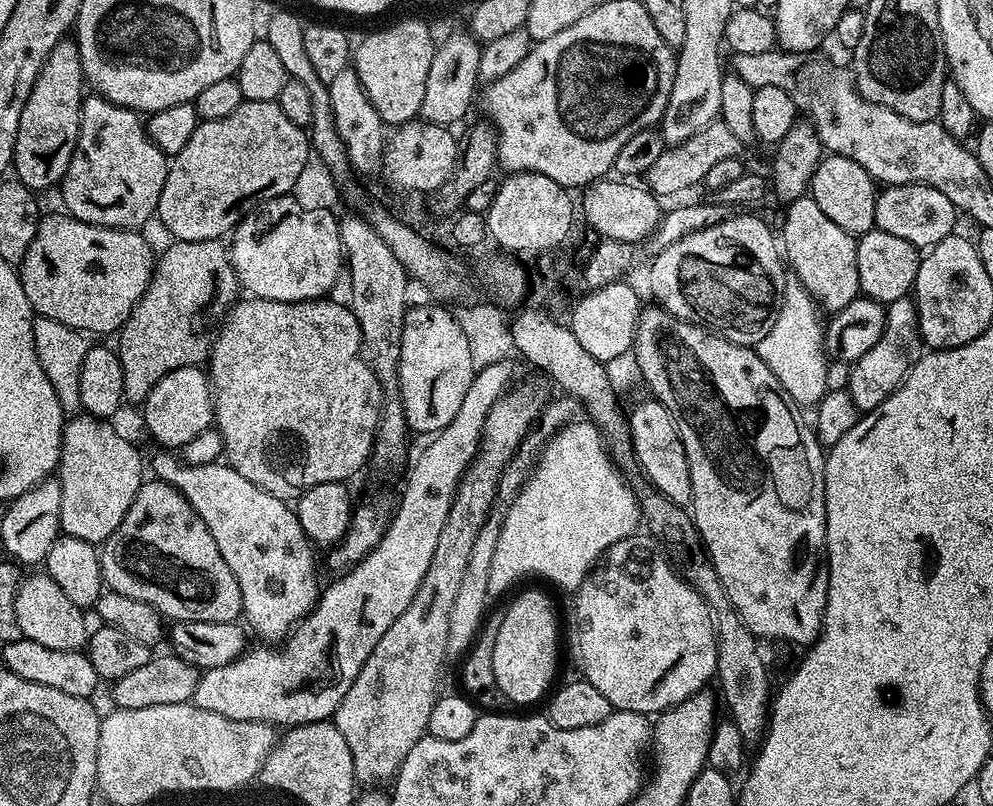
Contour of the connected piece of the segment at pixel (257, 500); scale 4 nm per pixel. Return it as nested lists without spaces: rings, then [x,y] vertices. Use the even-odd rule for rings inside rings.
[[[160,450],[152,460],[152,468],[156,471],[153,472],[155,479],[179,490],[192,508],[196,509],[202,522],[206,522],[206,526],[214,534],[214,542],[218,542],[218,550],[222,550],[222,558],[226,558],[226,566],[230,566],[234,578],[238,578],[242,616],[247,627],[253,633],[256,631],[264,639],[261,641],[283,641],[315,608],[322,591],[321,585],[316,585],[316,560],[312,557],[314,545],[302,530],[302,522],[298,522],[295,507],[289,501],[274,498],[274,494],[254,486],[250,478],[242,478],[238,470],[234,470],[224,462],[190,466],[184,463],[179,455],[168,450]]]

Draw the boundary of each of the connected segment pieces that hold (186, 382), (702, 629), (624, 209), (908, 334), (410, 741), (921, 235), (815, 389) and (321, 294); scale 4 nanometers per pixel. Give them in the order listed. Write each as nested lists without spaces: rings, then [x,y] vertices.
[[[203,367],[179,368],[154,386],[142,405],[144,424],[154,439],[168,450],[179,450],[192,438],[198,438],[214,420],[213,391],[210,376]]]
[[[644,552],[641,556],[628,556],[621,564],[608,564],[597,567],[588,573],[588,577],[580,584],[576,596],[576,617],[572,624],[576,627],[576,656],[580,659],[580,668],[583,679],[589,680],[601,694],[612,703],[613,709],[621,712],[643,712],[645,714],[659,714],[668,711],[676,704],[681,704],[696,692],[705,691],[716,675],[716,626],[713,621],[713,611],[700,596],[698,590],[692,587],[680,572],[672,569],[668,560],[655,556],[652,552]]]
[[[602,178],[592,185],[589,185],[583,191],[582,198],[582,210],[587,222],[600,234],[599,237],[606,239],[607,241],[613,242],[625,242],[627,244],[638,244],[638,241],[647,240],[654,234],[658,227],[661,217],[662,209],[658,203],[654,192],[650,191],[647,187],[640,188],[638,186],[630,186],[627,181],[624,180],[613,180],[610,178]]]
[[[911,295],[898,298],[887,305],[884,313],[882,338],[862,354],[852,365],[847,391],[856,409],[861,413],[874,412],[890,398],[895,388],[908,377],[908,371],[916,365],[922,355],[920,330],[916,327],[916,301]]]
[[[534,380],[528,387],[515,387],[488,412],[480,451],[460,480],[446,526],[442,526],[442,535],[438,537],[434,558],[430,558],[430,570],[426,570],[418,594],[414,594],[410,606],[394,618],[394,626],[382,634],[382,642],[374,646],[354,686],[346,690],[346,698],[342,698],[338,706],[334,723],[342,738],[346,738],[346,746],[350,746],[354,774],[361,785],[391,785],[406,754],[410,754],[427,733],[430,710],[438,699],[436,687],[440,684],[440,671],[444,668],[444,658],[449,655],[450,614],[465,577],[474,540],[496,503],[502,472],[549,402],[549,385],[545,384]]]
[[[894,184],[885,187],[876,197],[874,206],[876,228],[904,238],[919,250],[930,250],[947,236],[953,235],[958,219],[956,207],[942,194],[925,184]]]
[[[814,297],[808,300],[808,313],[805,315],[777,315],[774,326],[765,336],[767,366],[782,383],[783,389],[790,394],[797,407],[815,407],[827,393],[826,370],[828,355],[824,350],[823,325],[818,320],[820,310]]]
[[[292,194],[286,196],[279,196],[278,198],[270,199],[264,204],[261,204],[258,208],[253,209],[251,212],[244,216],[243,219],[233,229],[232,236],[240,240],[240,248],[232,248],[230,255],[232,257],[232,264],[235,266],[235,272],[240,279],[241,287],[249,295],[252,295],[255,299],[278,301],[278,302],[300,302],[319,300],[327,297],[334,284],[338,280],[338,276],[342,274],[344,268],[344,249],[341,246],[340,238],[340,225],[337,216],[334,216],[334,212],[329,208],[308,208],[304,207]]]

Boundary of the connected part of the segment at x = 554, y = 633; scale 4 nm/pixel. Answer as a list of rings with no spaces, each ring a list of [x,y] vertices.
[[[544,592],[522,593],[496,624],[494,678],[498,692],[516,704],[543,701],[556,676],[556,643],[559,640],[560,628],[556,625],[551,598]]]

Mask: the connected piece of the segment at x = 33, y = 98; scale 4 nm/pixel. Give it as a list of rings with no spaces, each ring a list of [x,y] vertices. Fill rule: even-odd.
[[[62,39],[42,66],[40,77],[30,90],[30,98],[26,98],[26,106],[18,122],[14,176],[33,192],[43,193],[43,188],[52,188],[55,184],[57,187],[63,181],[72,155],[76,153],[76,144],[80,141],[80,110],[84,107],[85,95],[80,47],[75,39]]]

